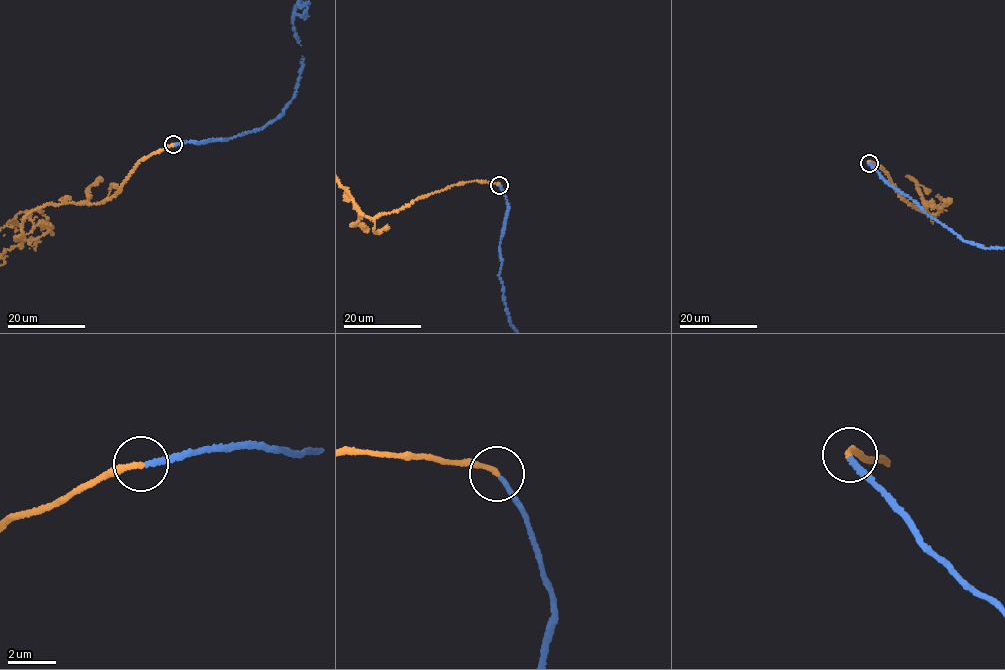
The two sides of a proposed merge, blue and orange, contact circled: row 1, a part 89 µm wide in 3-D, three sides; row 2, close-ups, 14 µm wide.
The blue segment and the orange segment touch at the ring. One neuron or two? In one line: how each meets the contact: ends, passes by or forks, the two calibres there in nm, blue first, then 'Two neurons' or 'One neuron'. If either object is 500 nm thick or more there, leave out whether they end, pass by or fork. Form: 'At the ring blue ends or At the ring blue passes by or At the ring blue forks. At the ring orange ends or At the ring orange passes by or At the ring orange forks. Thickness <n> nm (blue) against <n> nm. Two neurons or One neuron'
At the ring blue ends. At the ring orange ends. Thickness 200 nm (blue) against 240 nm. One neuron

